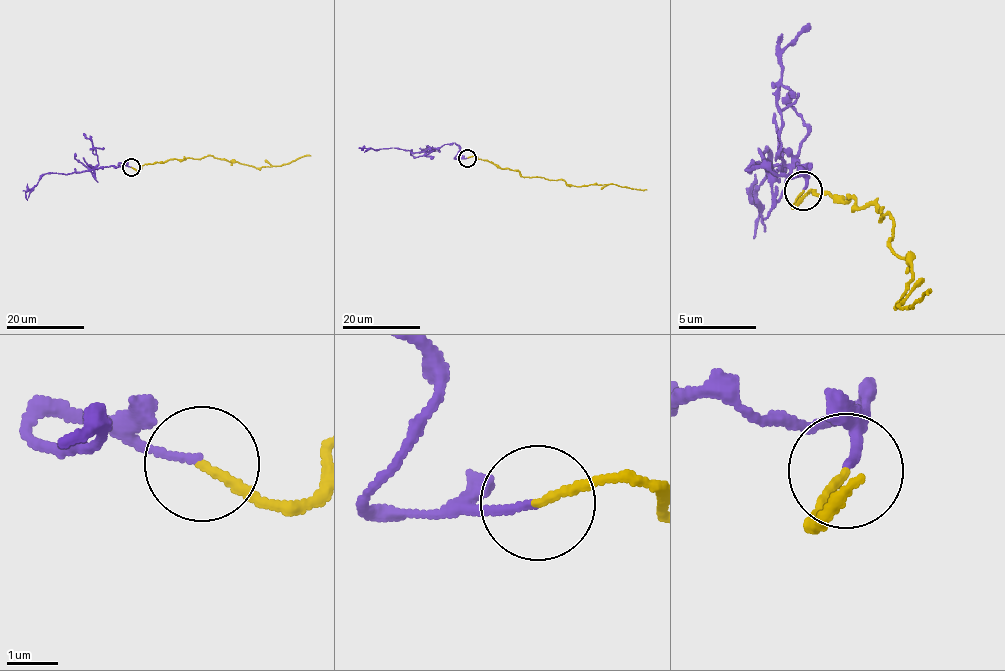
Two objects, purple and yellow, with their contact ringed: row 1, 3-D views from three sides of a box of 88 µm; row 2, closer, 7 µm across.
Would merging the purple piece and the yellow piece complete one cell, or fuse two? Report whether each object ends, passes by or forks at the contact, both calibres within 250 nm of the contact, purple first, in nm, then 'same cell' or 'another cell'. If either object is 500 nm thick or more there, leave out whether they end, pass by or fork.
purple ends | yellow ends | 140/150 nm | another cell

